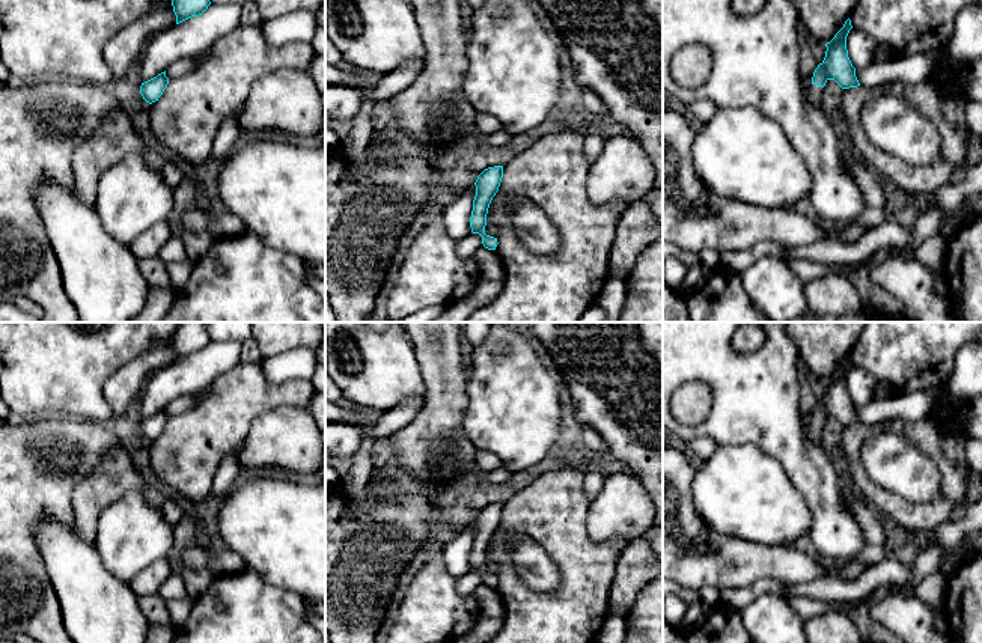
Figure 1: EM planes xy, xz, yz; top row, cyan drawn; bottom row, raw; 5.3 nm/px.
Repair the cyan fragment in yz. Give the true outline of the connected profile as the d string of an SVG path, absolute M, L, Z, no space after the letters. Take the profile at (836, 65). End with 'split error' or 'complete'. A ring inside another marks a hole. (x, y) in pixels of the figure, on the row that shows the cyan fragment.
M848 18L834 38L825 44L825 57L815 69L812 86L807 89L809 99L815 107L821 107L822 90L828 80L834 80L842 89L860 86L846 50L846 36L851 29L851 20Z; split error

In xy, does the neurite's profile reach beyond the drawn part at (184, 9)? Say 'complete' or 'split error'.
complete

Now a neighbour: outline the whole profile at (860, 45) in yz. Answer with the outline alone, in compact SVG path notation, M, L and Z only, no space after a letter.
M851 29L846 36L848 57L855 69L875 63L877 47L875 39L863 30Z

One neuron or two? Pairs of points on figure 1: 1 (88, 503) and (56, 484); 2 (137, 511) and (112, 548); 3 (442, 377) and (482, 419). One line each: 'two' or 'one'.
1: two
2: one
3: two

